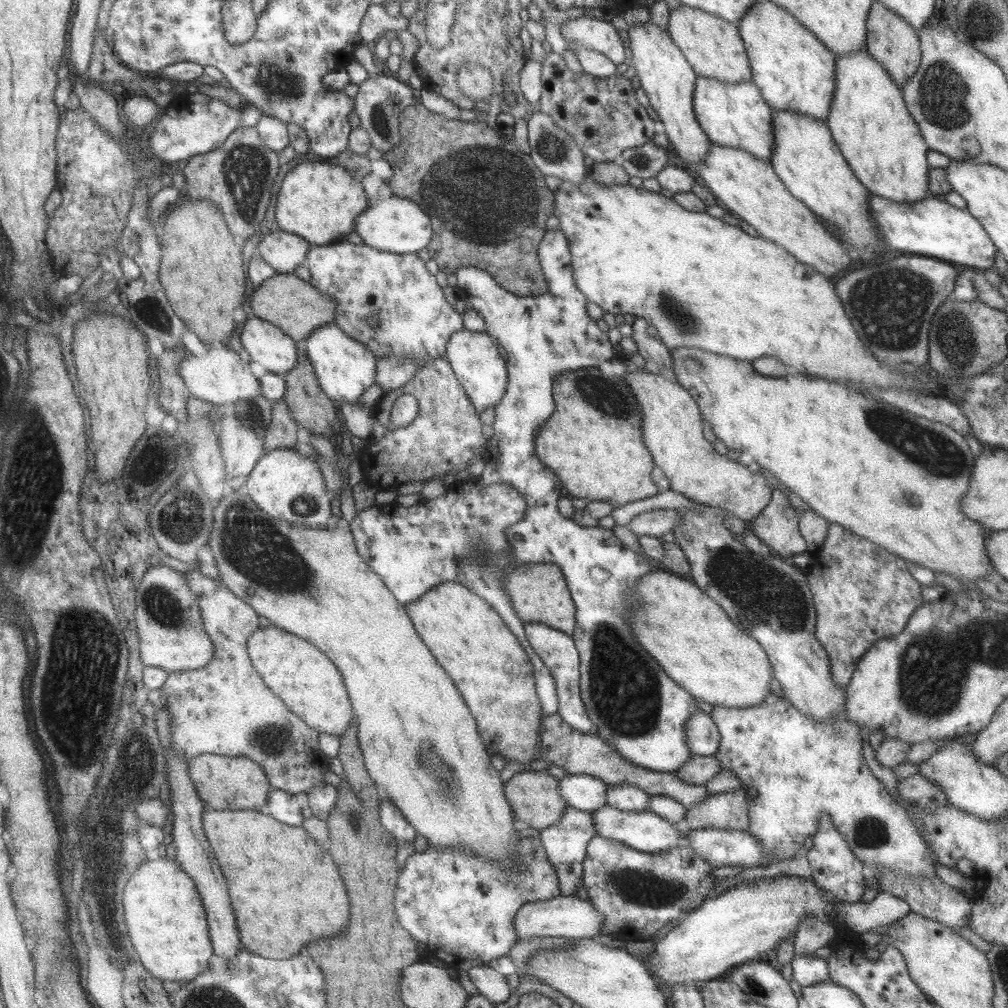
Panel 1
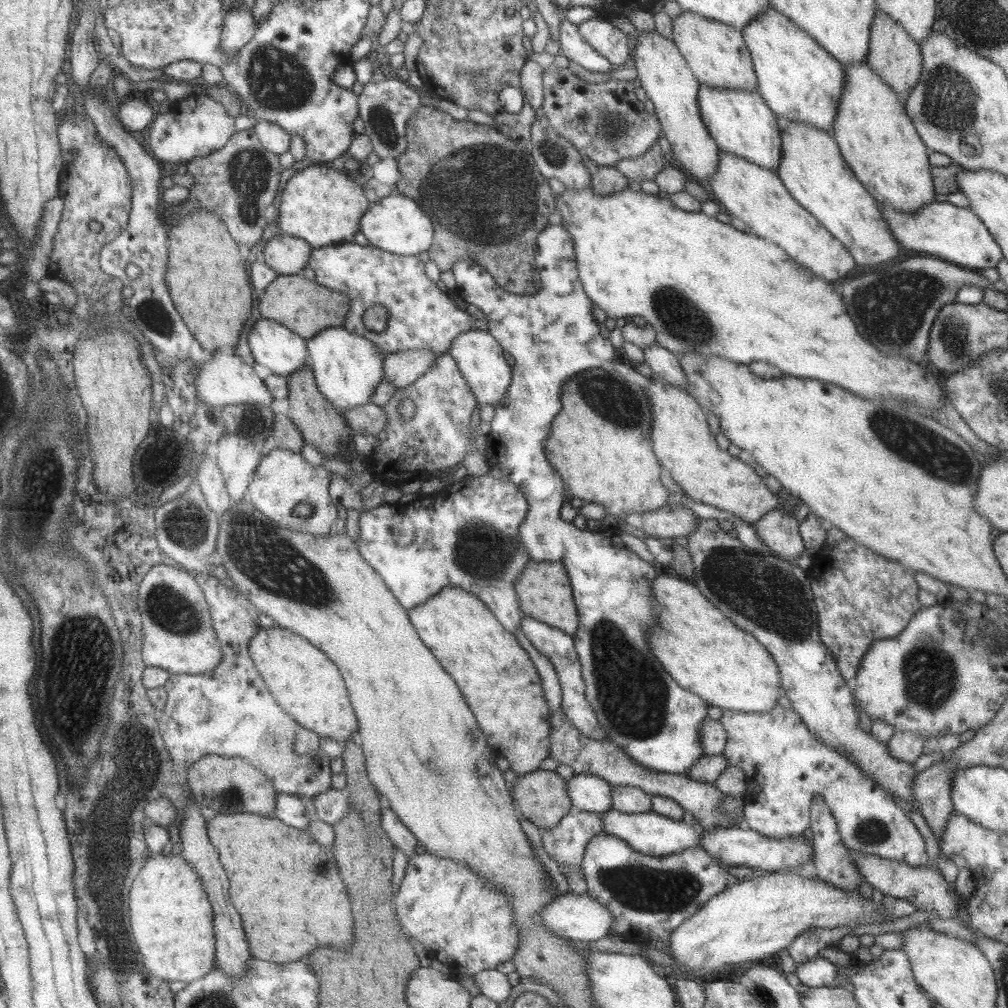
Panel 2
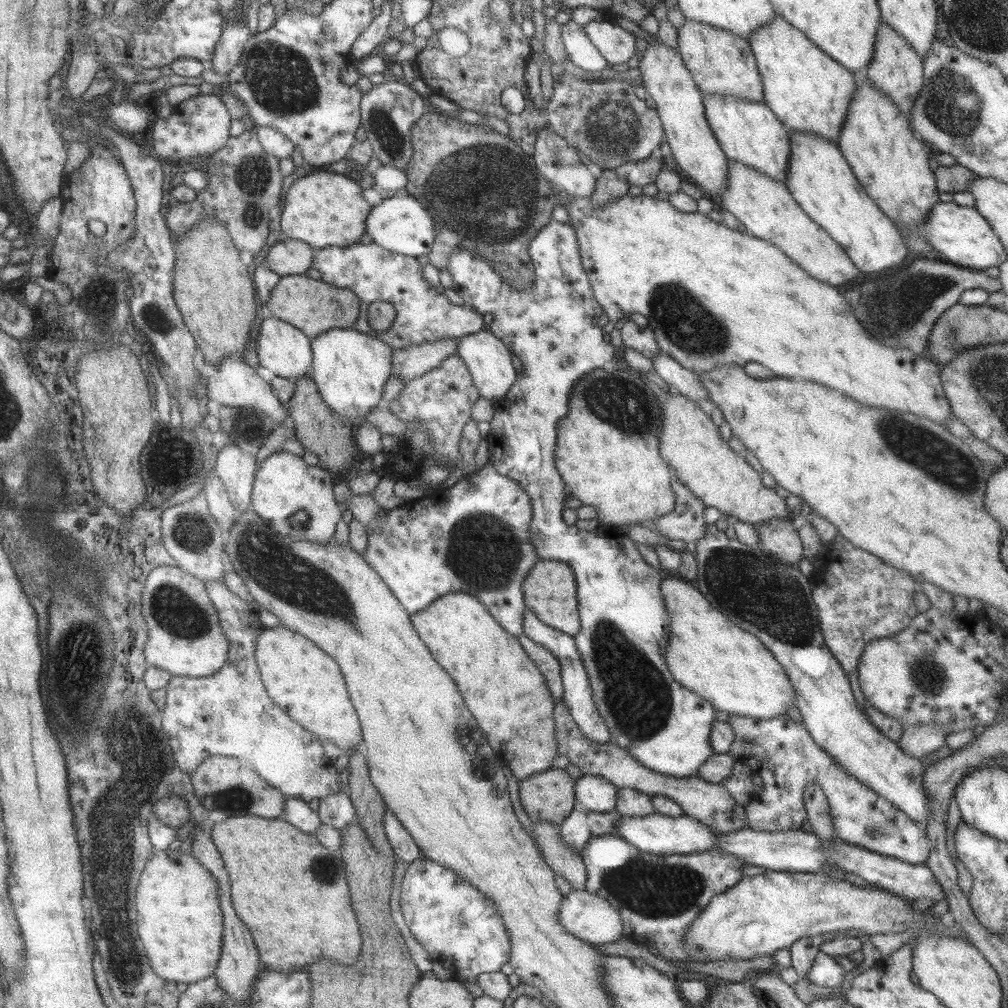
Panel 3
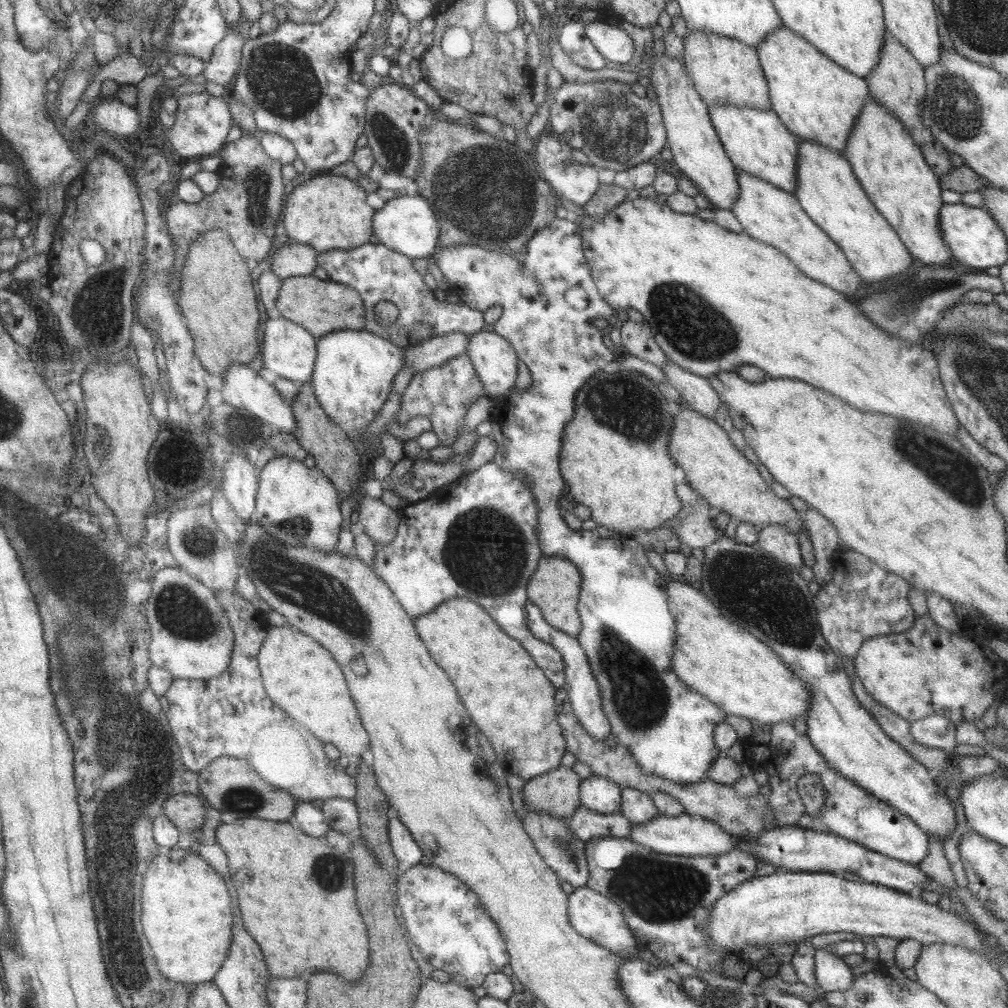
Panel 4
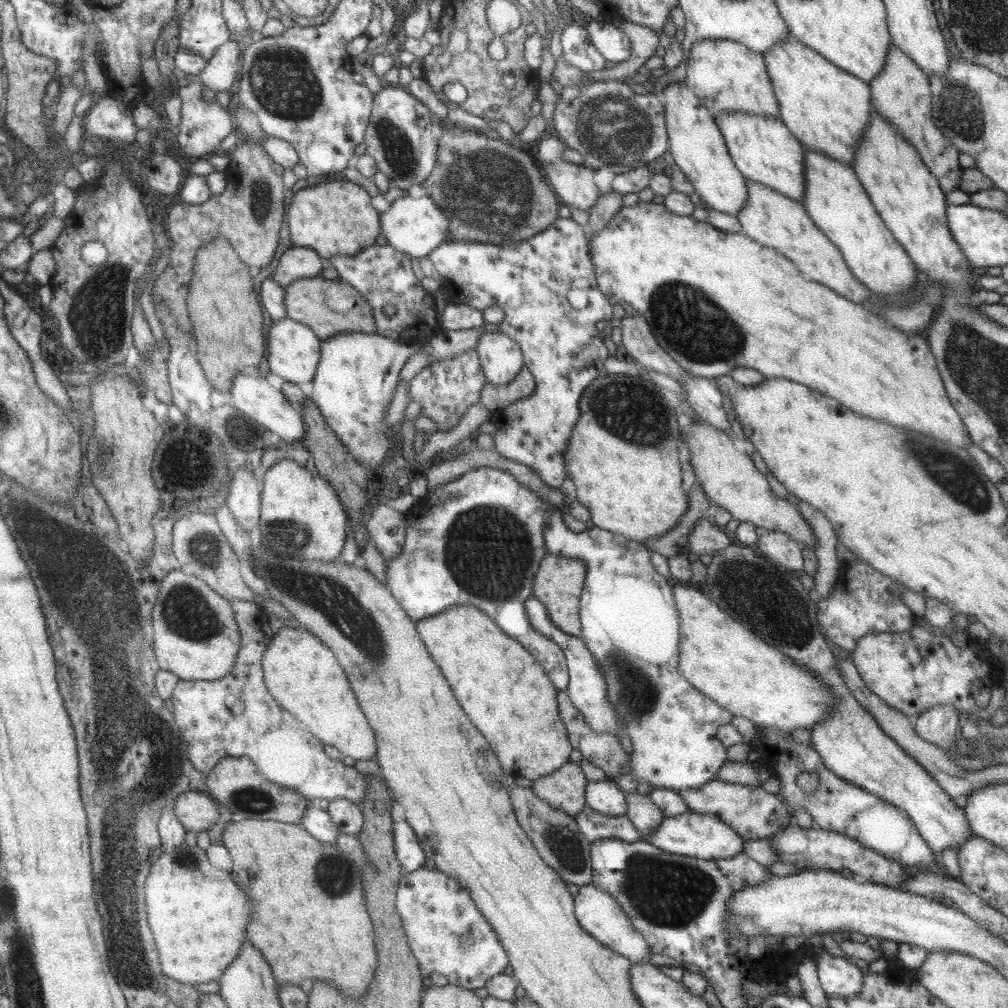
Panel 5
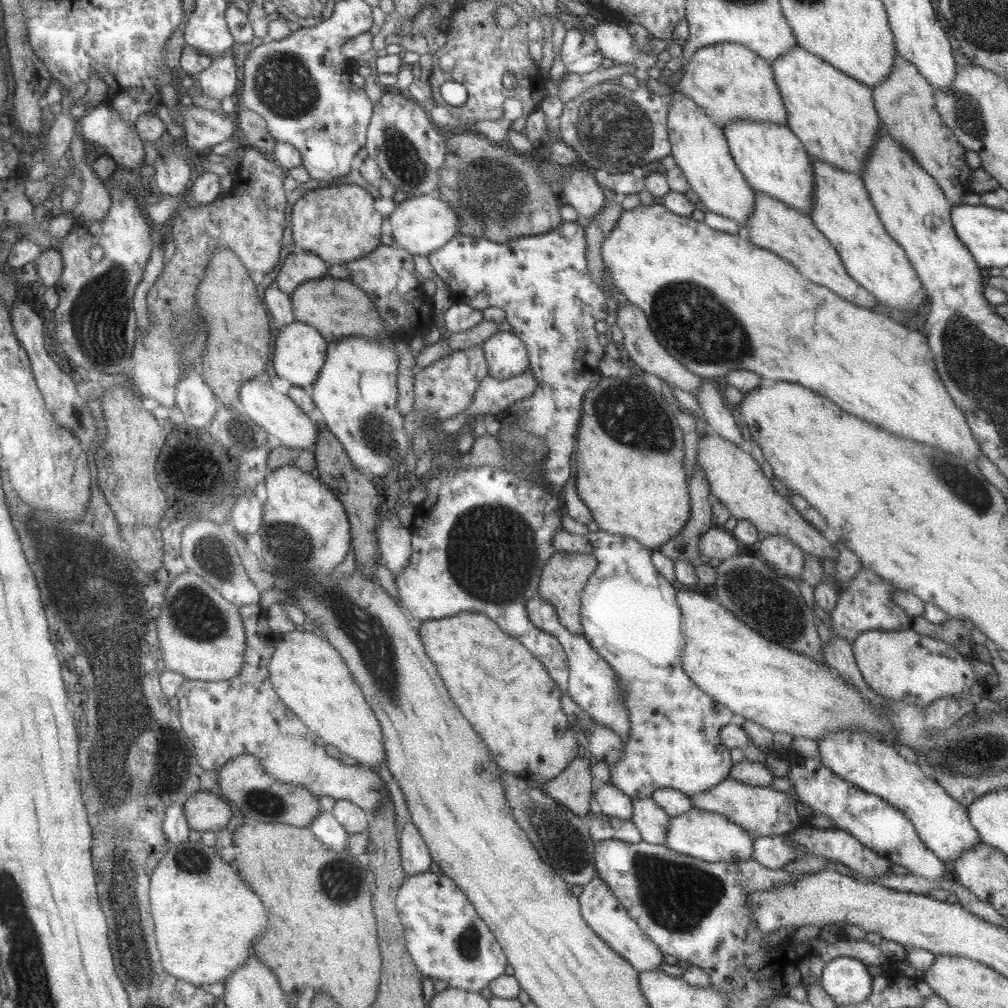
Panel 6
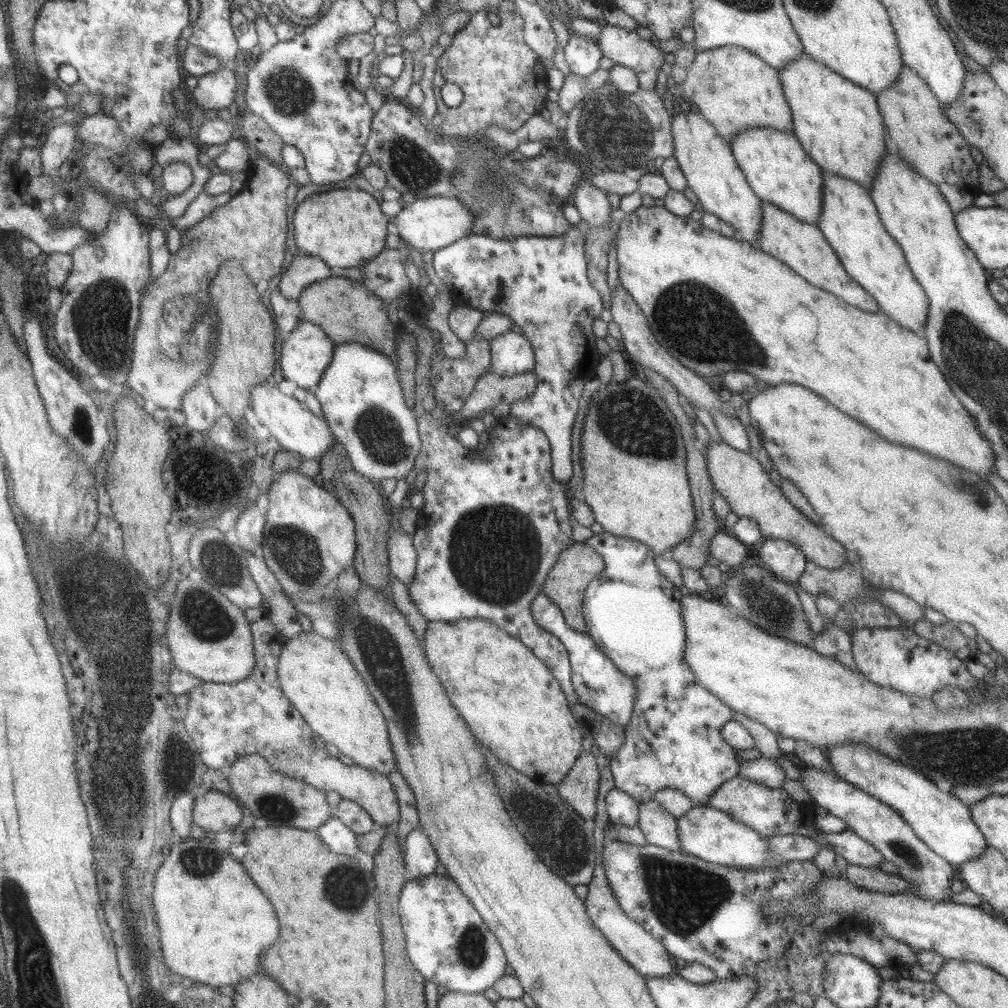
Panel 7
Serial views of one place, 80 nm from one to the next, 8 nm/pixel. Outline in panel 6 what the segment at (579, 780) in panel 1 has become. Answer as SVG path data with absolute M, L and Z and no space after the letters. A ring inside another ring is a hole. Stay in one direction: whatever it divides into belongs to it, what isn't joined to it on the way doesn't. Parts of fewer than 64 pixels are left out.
M610 782L592 792L592 799L599 805L604 815L615 819L630 820L632 813L631 798Z

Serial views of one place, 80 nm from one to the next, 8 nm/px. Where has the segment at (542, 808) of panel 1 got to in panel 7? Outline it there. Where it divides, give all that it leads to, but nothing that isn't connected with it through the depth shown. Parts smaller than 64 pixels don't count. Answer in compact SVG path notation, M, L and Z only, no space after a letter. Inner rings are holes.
M594 751L580 754L568 774L555 785L557 794L584 819L593 819L595 816L598 759Z

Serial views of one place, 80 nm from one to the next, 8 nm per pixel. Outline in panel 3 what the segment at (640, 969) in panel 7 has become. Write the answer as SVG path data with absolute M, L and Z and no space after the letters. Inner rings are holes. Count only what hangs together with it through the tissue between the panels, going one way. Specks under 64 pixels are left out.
M570 889L567 895L561 899L556 916L558 916L557 922L567 933L591 944L591 946L614 943L623 938L623 926L619 913L611 908L606 900L587 892L585 889Z

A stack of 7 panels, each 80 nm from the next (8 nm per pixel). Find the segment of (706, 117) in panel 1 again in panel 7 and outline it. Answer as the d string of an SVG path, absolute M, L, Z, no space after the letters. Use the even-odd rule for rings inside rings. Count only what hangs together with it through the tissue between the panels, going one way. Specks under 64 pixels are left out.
M759 127L745 129L732 136L730 151L761 201L774 204L795 218L816 226L822 203L822 169L802 149L793 131Z

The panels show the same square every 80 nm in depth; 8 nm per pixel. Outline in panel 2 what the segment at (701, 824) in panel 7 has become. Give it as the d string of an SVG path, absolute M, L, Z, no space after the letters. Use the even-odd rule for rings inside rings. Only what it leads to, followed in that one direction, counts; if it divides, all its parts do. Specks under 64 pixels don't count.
M608 808L600 813L602 832L624 840L629 847L649 856L665 856L681 852L684 848L700 847L702 829L695 824L688 824L684 818L671 820L653 811L627 814Z

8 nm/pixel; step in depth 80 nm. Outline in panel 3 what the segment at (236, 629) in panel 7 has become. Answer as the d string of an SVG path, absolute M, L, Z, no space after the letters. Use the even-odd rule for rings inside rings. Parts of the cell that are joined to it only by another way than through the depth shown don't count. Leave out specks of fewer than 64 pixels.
M179 566L157 567L145 585L142 613L148 624L145 654L149 666L168 670L175 676L201 678L219 672L228 661L230 642L203 579Z

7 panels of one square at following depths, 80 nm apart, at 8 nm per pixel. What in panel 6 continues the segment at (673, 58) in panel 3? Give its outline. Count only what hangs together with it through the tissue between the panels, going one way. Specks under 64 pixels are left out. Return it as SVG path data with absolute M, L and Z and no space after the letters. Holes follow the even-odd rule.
M671 90L671 100L668 106L667 127L668 141L670 142L670 155L673 157L675 164L682 170L683 176L688 182L691 189L703 203L703 206L709 212L716 212L725 218L730 218L738 222L741 234L744 235L744 222L748 219L754 203L754 191L743 178L741 171L735 166L731 158L726 138L722 133L722 128L717 127L704 114L701 108L688 99L685 95Z

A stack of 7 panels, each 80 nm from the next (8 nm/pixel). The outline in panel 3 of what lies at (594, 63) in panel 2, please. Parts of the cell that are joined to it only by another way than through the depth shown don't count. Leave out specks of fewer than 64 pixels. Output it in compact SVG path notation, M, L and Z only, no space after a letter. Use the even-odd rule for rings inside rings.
M570 20L567 24L561 25L560 30L565 53L572 64L590 73L599 72L609 67L609 63L591 44L581 25Z

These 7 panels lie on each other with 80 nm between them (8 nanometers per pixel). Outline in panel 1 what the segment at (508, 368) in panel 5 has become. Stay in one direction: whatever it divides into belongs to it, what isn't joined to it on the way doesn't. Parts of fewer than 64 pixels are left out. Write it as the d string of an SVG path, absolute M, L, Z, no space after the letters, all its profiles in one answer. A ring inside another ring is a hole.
M456 330L449 336L446 357L477 412L500 402L506 391L505 384L508 384L508 380L505 380L505 362L493 346L488 333Z

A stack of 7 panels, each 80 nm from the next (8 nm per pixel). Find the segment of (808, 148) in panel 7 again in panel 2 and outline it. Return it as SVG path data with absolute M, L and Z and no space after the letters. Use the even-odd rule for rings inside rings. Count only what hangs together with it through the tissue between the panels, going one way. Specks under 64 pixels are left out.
M771 7L744 26L742 38L751 56L756 90L773 114L778 119L813 125L831 133L844 83L842 64Z

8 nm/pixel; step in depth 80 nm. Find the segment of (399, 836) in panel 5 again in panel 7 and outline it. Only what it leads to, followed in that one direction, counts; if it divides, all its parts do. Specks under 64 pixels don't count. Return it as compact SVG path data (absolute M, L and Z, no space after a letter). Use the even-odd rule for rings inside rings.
M421 827L413 829L406 836L404 859L409 880L429 876L439 866L439 855L429 835Z

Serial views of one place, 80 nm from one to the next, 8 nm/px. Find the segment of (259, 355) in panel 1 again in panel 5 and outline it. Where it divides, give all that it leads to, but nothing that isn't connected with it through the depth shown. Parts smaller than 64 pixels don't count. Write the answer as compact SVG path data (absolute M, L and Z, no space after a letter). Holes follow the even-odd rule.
M288 316L275 322L271 326L271 332L269 332L269 364L271 364L271 370L295 384L313 382L322 357L322 341L308 324L297 322Z

